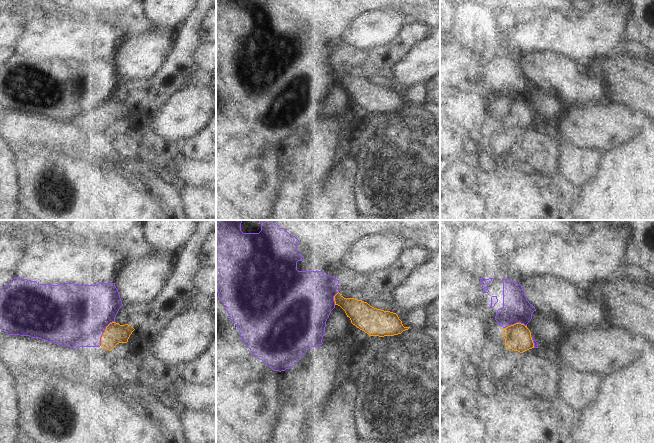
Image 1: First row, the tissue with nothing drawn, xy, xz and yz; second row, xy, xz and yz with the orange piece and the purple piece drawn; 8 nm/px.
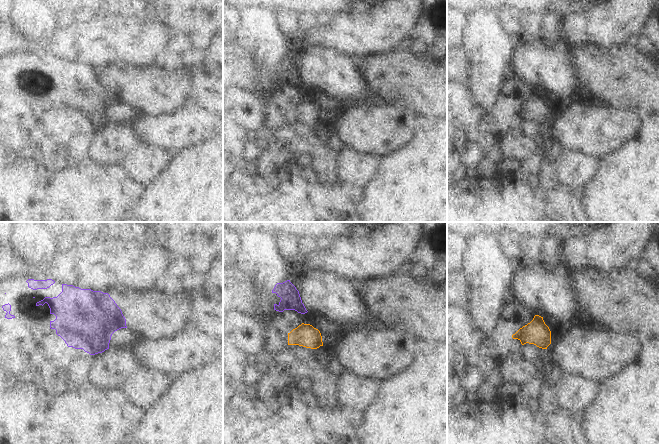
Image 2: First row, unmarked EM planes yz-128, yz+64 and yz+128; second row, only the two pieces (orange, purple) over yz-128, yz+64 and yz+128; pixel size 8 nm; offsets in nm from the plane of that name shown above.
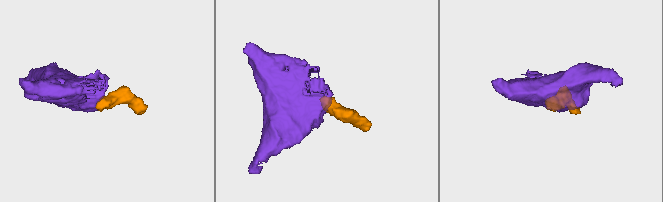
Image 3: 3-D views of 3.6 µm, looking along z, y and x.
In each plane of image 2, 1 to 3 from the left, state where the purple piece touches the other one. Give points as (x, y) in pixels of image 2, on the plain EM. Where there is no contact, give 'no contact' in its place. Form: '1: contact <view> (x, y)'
1: no contact
2: no contact
3: no contact

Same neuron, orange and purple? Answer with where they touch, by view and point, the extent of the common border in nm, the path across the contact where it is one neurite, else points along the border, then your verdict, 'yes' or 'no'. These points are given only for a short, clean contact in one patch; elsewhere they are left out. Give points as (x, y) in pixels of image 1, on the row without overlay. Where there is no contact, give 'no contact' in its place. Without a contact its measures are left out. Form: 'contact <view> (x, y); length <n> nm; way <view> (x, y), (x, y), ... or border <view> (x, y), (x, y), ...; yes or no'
contact xy (104, 108); length 240 nm; border xy (114, 97), (106, 103), (101, 113), (100, 121); no

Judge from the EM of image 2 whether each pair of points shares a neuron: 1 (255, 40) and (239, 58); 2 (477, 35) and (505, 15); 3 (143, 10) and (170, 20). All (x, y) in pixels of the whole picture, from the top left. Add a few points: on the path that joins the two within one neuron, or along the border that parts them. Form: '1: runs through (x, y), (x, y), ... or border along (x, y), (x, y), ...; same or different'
1: border along (236, 40), (255, 58), (258, 69); different
2: border along (495, 10), (500, 25), (513, 38); different
3: border along (154, 10), (152, 16); different

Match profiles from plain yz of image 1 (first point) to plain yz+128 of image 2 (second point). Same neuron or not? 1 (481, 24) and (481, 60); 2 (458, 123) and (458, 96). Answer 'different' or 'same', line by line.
1: same
2: same

